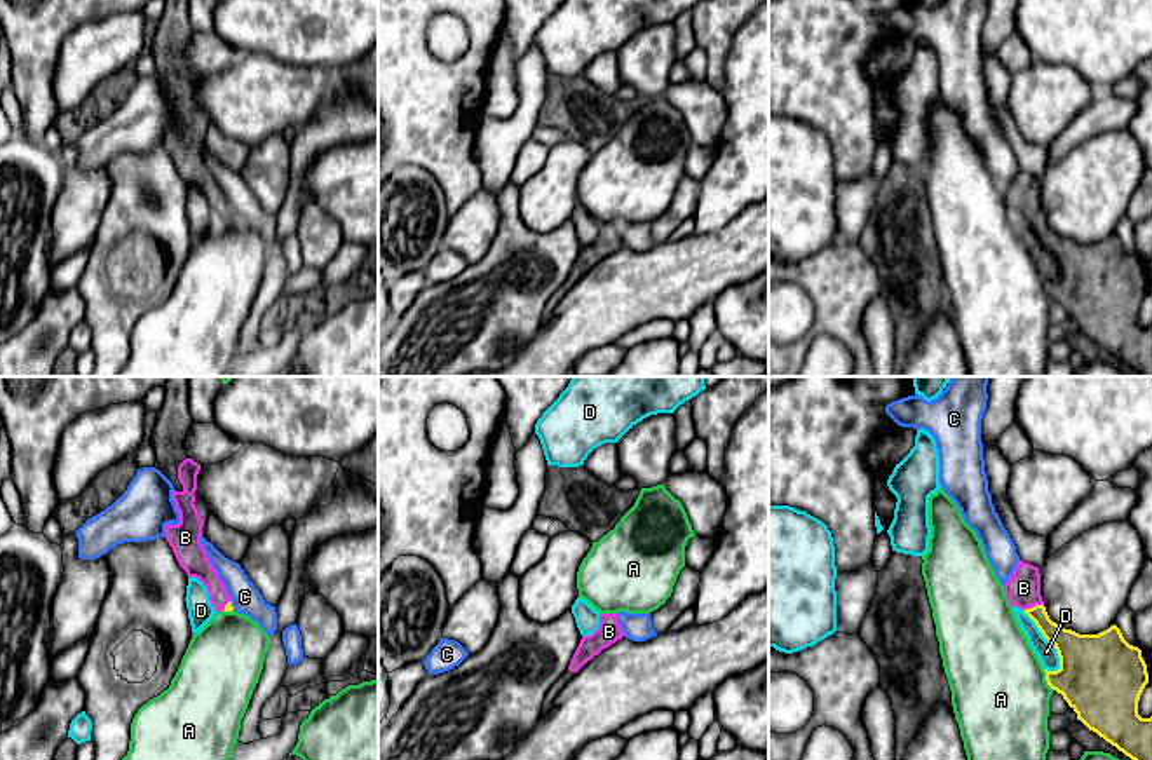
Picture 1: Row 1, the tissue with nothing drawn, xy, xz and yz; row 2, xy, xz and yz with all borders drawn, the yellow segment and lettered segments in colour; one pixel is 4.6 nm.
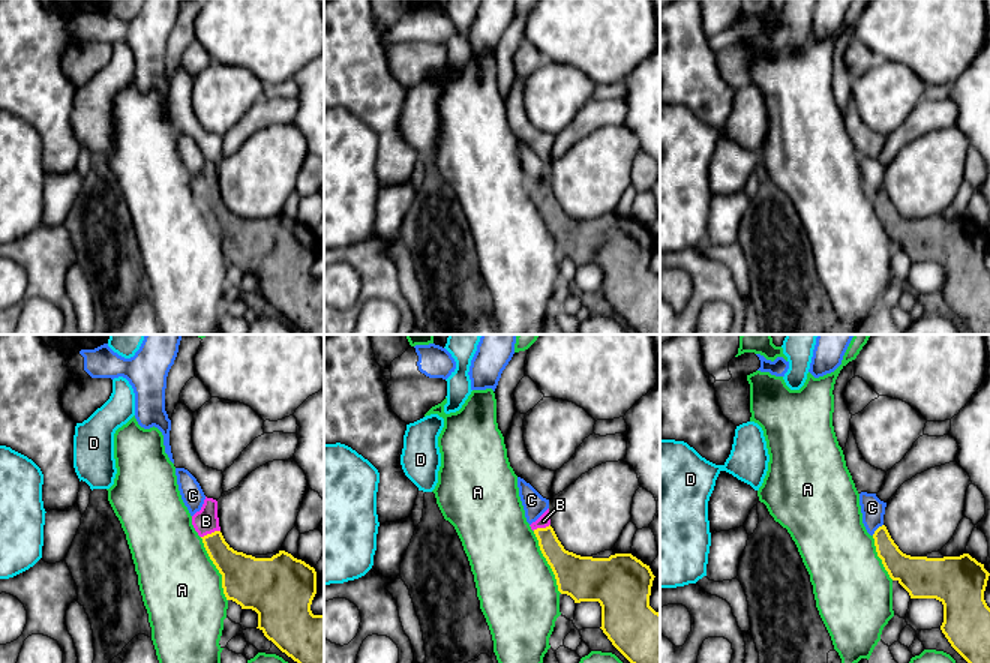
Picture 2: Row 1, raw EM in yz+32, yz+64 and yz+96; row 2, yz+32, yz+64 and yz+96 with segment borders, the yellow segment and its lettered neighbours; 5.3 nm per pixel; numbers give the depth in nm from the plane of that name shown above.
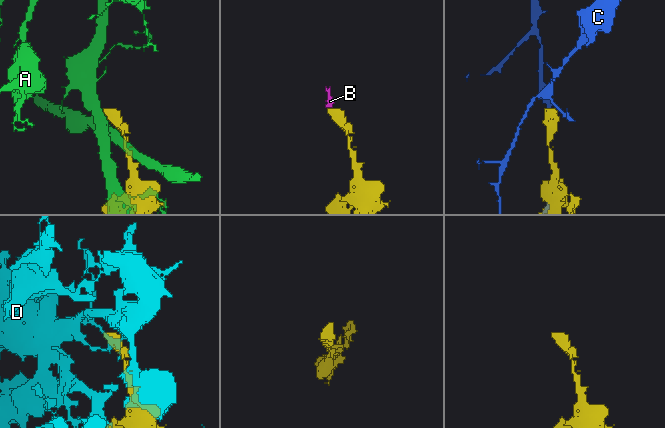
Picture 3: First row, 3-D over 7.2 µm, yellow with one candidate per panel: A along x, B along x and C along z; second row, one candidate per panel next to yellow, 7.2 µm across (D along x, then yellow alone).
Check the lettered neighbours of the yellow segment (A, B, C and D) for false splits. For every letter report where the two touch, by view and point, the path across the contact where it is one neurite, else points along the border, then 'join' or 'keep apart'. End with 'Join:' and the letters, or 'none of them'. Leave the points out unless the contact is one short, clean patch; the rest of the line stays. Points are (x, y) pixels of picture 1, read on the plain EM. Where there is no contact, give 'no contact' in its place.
A: contact yz (1046, 290); keep apart
B: contact yz (1032, 217); way yz (1070, 255), (1032, 217), (1023, 197); join
C: contact xy (230, 215); border xy (230, 210), (234, 218); keep apart
D: contact yz (1048, 250); keep apart
Join: B

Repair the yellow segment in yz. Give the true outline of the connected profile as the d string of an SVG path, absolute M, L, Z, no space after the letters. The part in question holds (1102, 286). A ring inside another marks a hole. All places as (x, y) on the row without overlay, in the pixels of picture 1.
M1018 171L1013 185L1004 193L1004 202L1009 214L1021 218L1042 246L1054 254L1060 277L1056 281L1044 279L1046 291L1063 305L1077 322L1077 329L1135 370L1138 377L1152 377L1152 326L1142 328L1138 324L1138 310L1149 293L1142 260L1129 254L1115 234L1098 244L1079 244L1053 232L1040 206L1039 178L1030 173Z

